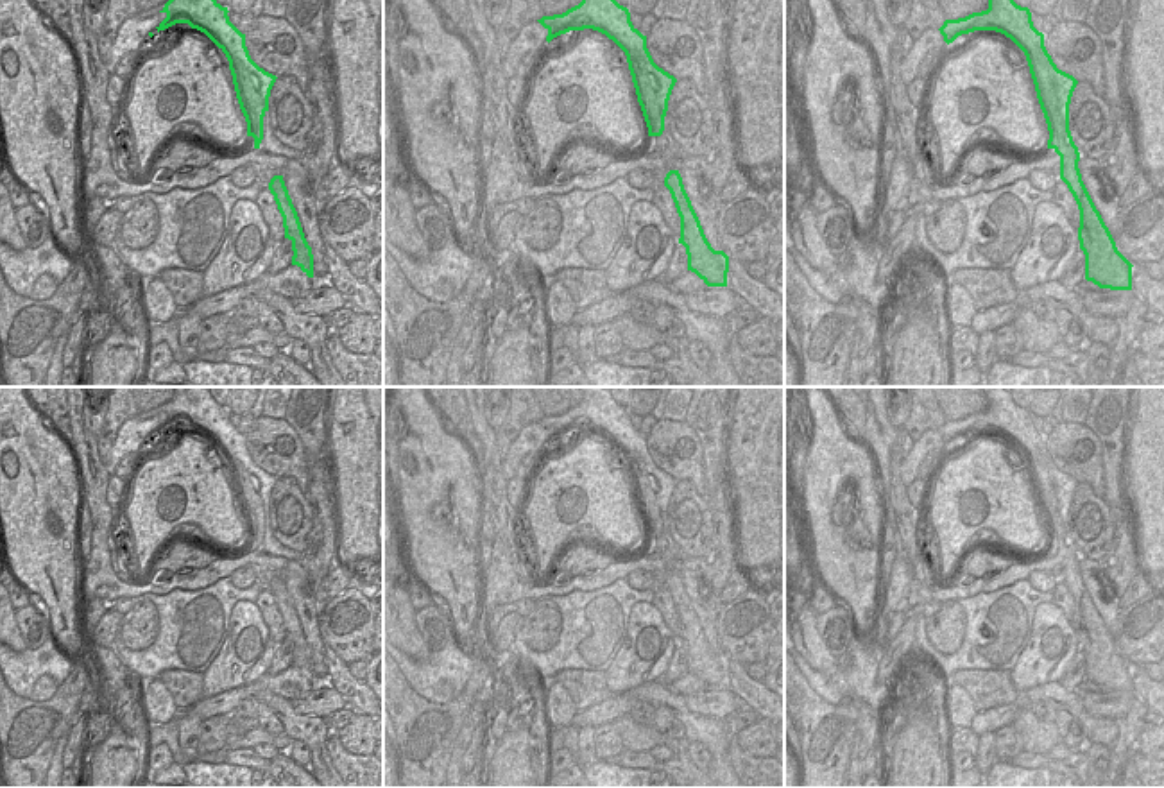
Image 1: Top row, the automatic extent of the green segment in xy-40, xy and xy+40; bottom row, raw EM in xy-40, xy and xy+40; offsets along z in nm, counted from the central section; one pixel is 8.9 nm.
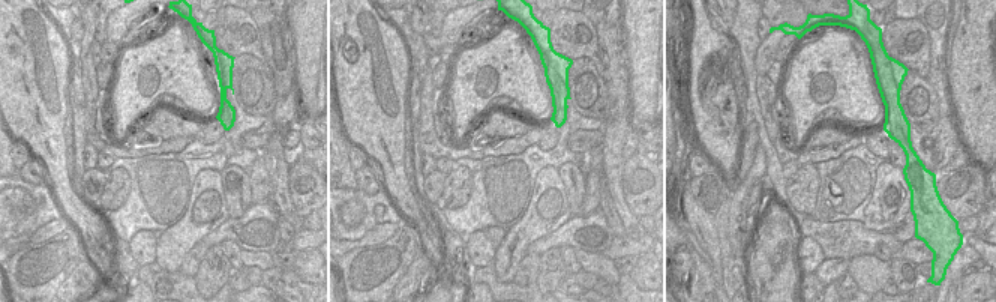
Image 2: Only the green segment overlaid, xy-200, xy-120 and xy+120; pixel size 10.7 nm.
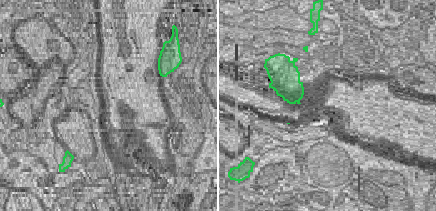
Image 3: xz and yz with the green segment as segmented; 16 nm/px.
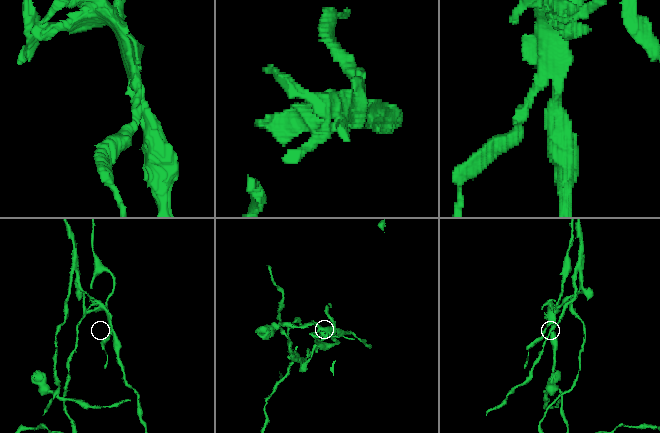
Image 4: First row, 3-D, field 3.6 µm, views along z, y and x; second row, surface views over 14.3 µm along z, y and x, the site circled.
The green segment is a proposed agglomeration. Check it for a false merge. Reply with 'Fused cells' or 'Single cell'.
Fused cells

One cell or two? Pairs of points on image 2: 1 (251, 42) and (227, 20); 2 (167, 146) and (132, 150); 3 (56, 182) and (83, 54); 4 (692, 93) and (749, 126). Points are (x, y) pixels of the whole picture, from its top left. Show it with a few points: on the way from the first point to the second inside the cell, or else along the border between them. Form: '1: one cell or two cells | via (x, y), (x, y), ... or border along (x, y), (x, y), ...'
1: one cell | via (245, 38), (233, 26)
2: one cell | via (158, 147), (141, 149)
3: two cells | border along (71, 50), (74, 59)
4: two cells | border along (743, 132), (734, 167)

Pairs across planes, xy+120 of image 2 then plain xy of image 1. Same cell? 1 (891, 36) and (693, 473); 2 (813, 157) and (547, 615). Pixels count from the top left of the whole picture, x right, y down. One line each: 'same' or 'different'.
1: same
2: different

